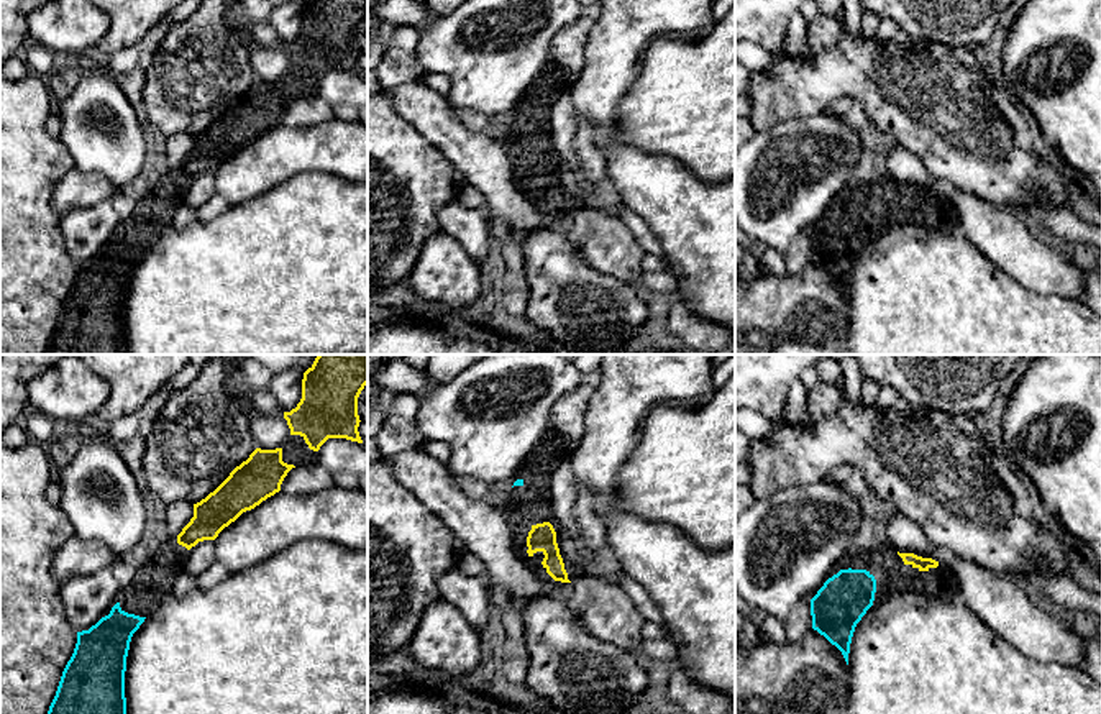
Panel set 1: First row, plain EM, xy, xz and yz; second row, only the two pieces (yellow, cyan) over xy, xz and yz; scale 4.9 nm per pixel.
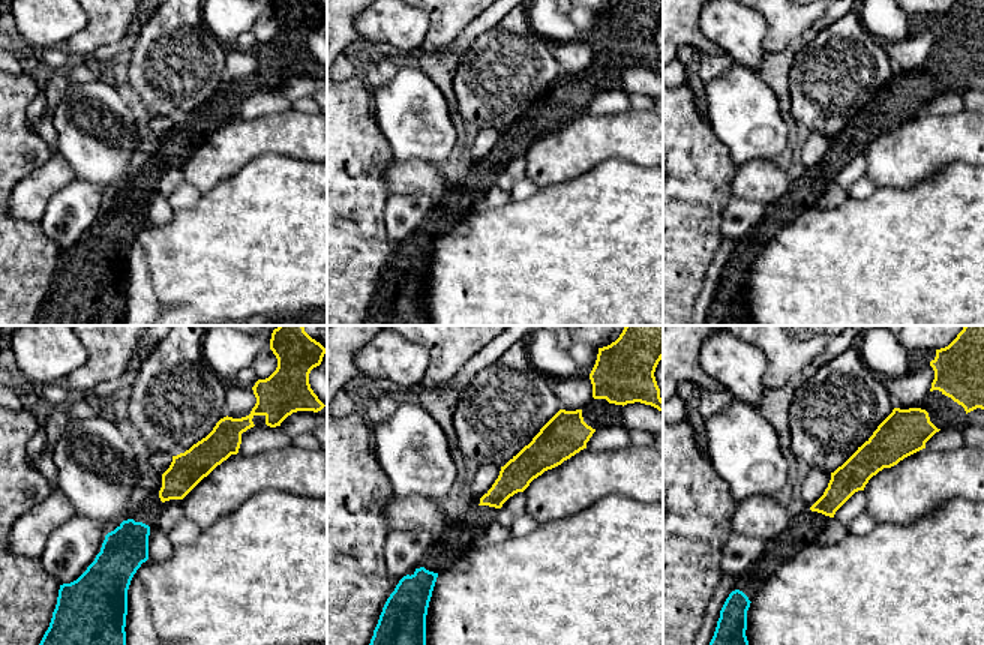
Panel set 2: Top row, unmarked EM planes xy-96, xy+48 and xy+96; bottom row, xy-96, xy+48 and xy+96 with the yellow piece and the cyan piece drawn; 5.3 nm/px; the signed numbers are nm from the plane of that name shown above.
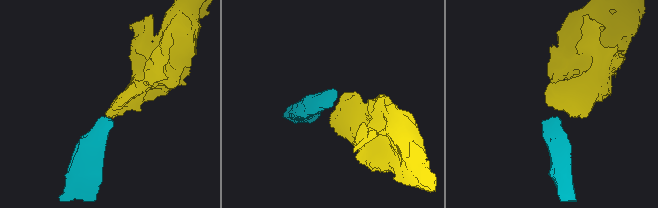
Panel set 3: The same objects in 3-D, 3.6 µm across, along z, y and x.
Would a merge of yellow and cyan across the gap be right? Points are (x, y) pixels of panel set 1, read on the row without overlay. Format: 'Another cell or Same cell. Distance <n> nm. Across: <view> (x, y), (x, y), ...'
Same cell. Distance 160 nm. Across: yz (898, 186), (873, 209)

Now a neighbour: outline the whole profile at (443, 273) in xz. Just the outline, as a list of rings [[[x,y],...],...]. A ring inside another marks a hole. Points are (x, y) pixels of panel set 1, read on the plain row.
[[[443,231],[427,238],[409,282],[418,300],[443,302],[451,312],[469,307],[482,294],[481,266]]]

